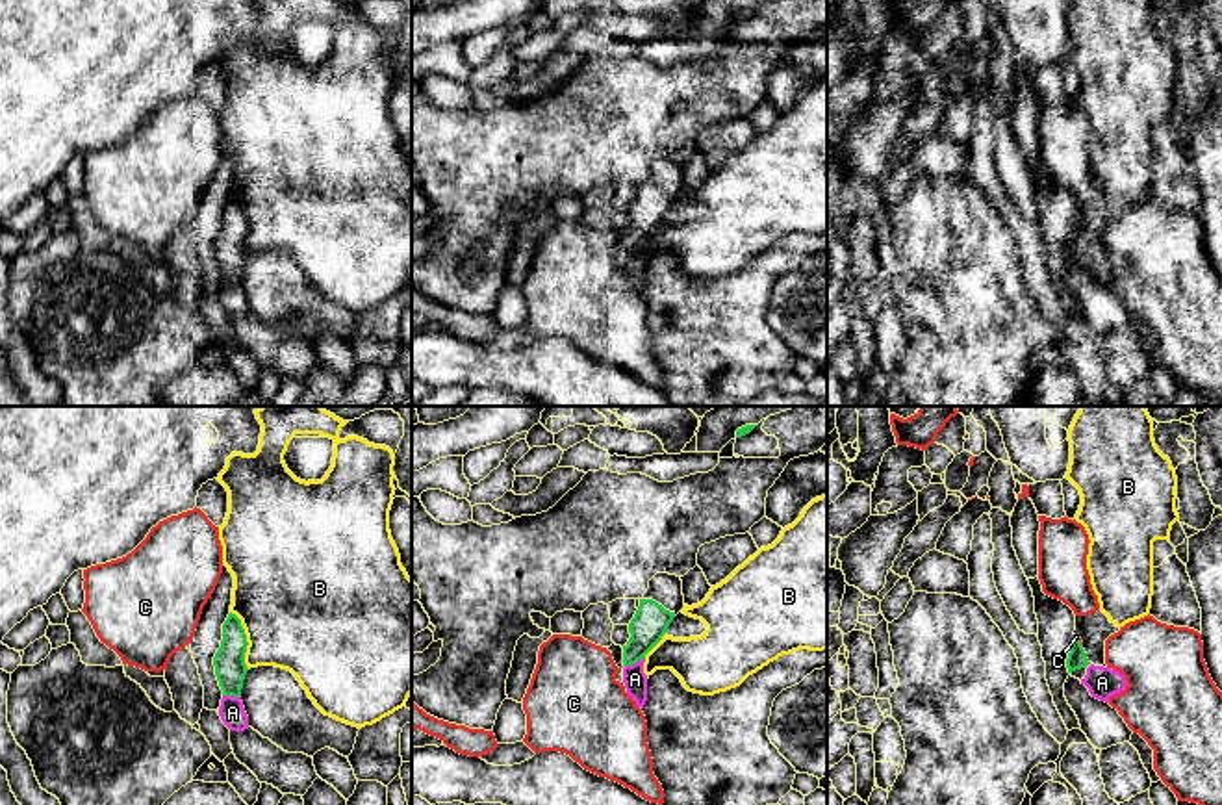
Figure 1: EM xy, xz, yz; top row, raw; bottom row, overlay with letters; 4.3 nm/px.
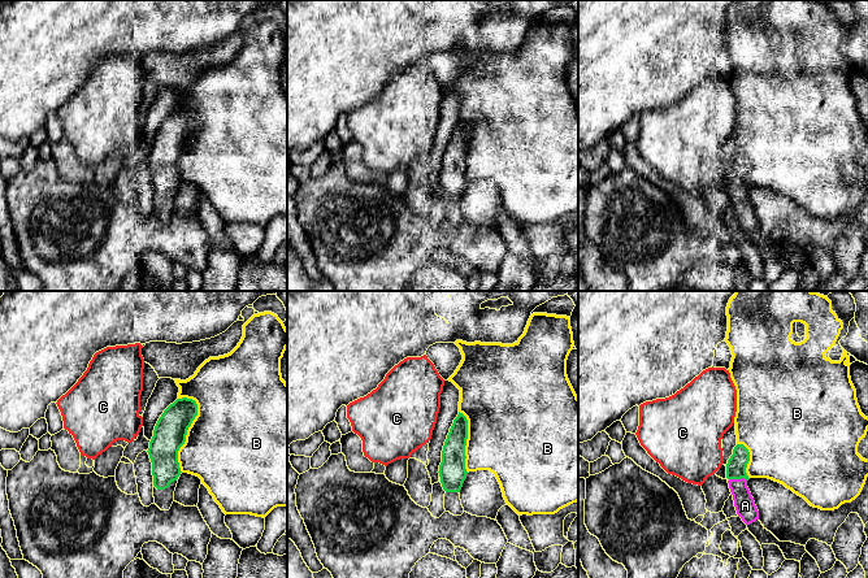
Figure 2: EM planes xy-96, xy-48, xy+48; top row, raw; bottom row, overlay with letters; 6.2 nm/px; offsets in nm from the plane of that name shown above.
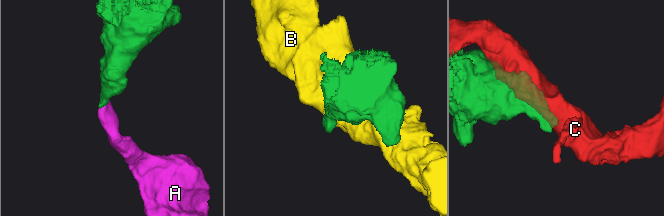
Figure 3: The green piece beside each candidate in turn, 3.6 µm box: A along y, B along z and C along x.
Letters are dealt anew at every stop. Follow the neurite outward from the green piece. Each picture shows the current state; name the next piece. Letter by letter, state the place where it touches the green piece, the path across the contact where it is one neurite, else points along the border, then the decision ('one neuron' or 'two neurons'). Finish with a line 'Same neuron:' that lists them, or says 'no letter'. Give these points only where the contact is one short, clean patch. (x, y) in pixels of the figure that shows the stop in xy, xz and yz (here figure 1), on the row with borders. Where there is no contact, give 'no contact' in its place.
A: xz (635, 663) | one neuron
B: xy (245, 640) | two neurons
C: yz (1080, 642) | two neurons
Same neuron: A

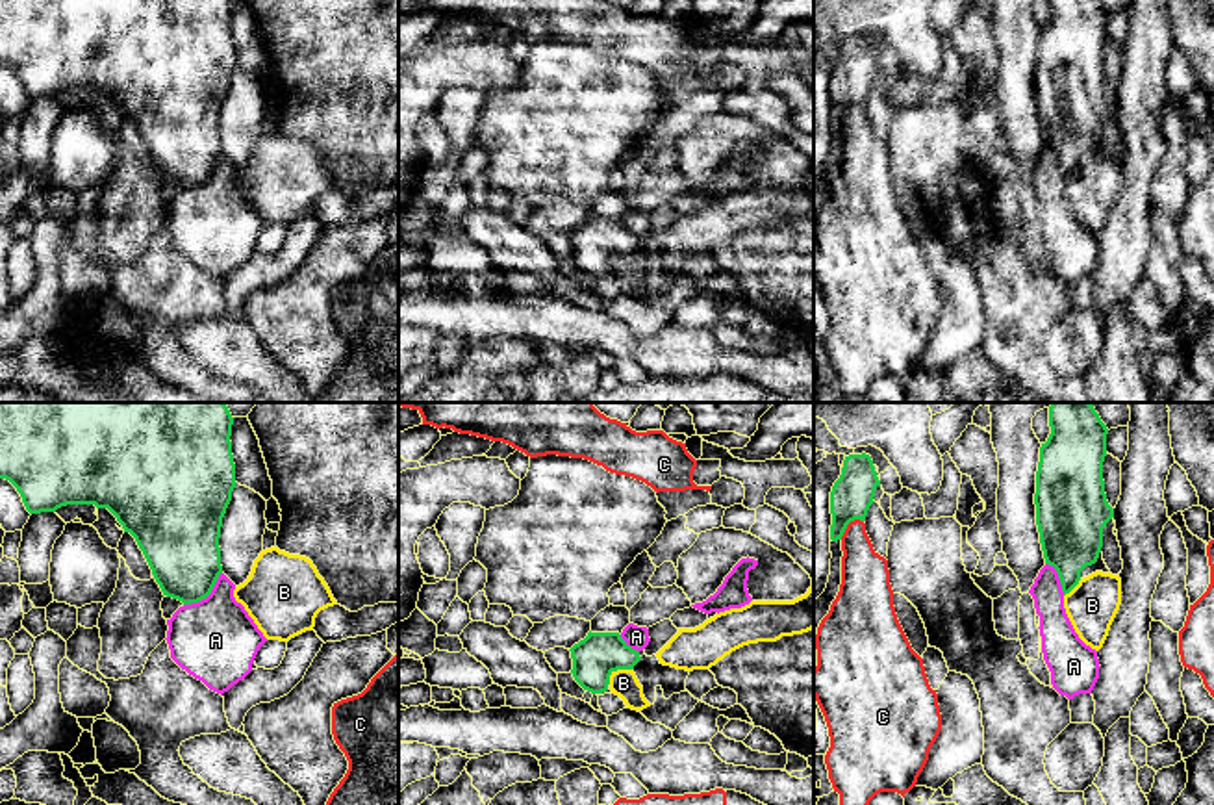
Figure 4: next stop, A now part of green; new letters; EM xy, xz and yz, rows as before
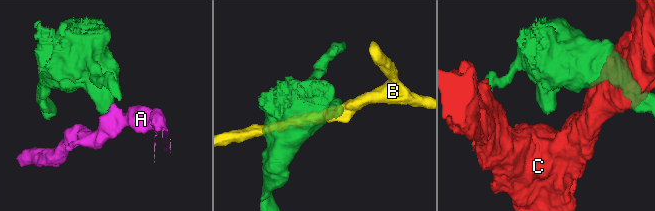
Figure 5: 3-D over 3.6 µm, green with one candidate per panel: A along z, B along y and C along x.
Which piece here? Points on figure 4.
A: xy (206, 596) | along xy (221, 572), (214, 588), (204, 598), (184, 605) | two neurons
B: xz (618, 668) | two neurons
C: yz (847, 523) | two neurons
Same neuron: no letter

